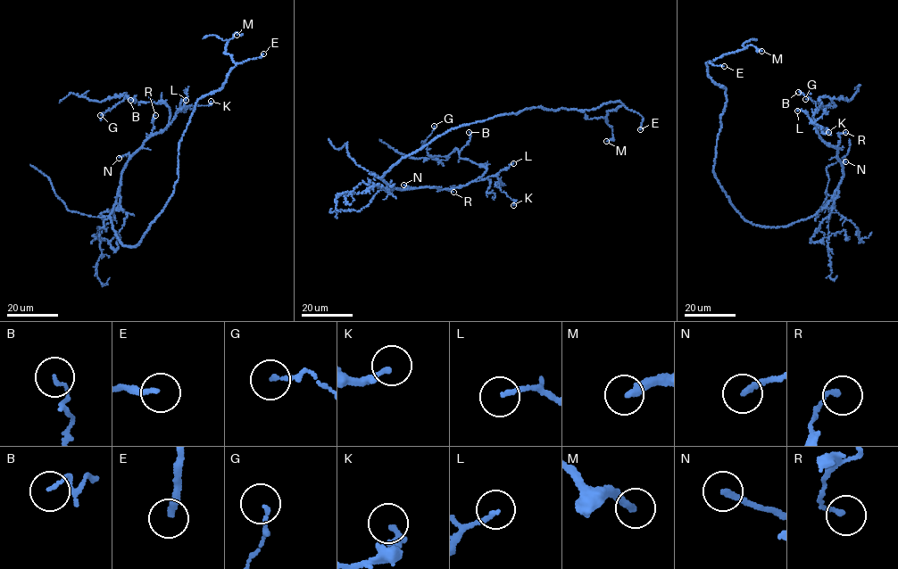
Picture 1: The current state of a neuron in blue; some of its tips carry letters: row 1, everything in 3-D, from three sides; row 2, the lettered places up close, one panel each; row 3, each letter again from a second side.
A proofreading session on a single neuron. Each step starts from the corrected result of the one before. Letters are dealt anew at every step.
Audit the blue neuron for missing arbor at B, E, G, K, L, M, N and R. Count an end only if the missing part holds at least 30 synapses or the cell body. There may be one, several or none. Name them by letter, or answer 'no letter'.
E, M

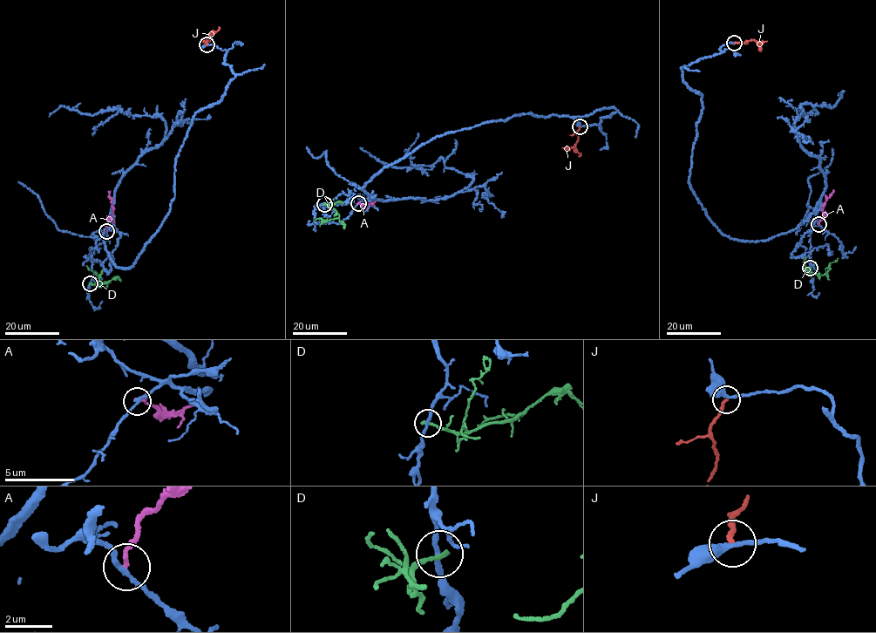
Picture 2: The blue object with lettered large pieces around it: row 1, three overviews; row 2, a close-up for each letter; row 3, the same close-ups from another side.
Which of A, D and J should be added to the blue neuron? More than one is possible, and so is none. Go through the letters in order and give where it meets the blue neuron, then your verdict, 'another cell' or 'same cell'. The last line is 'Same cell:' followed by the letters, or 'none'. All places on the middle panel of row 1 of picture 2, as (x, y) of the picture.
A: contact (358, 203); another cell
D: contact (324, 204); another cell
J: contact (580, 126); same cell
Same cell: J

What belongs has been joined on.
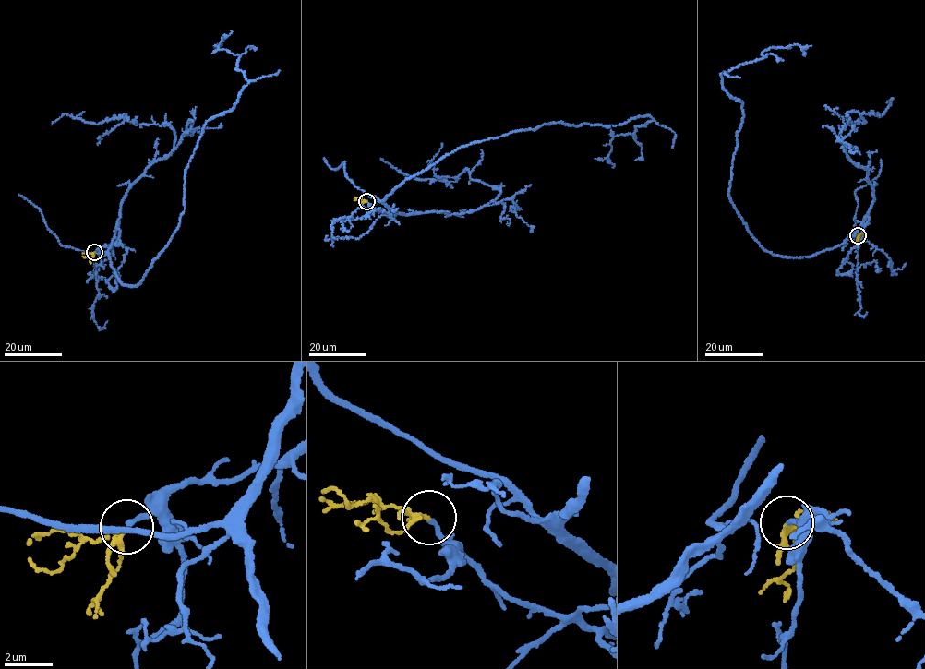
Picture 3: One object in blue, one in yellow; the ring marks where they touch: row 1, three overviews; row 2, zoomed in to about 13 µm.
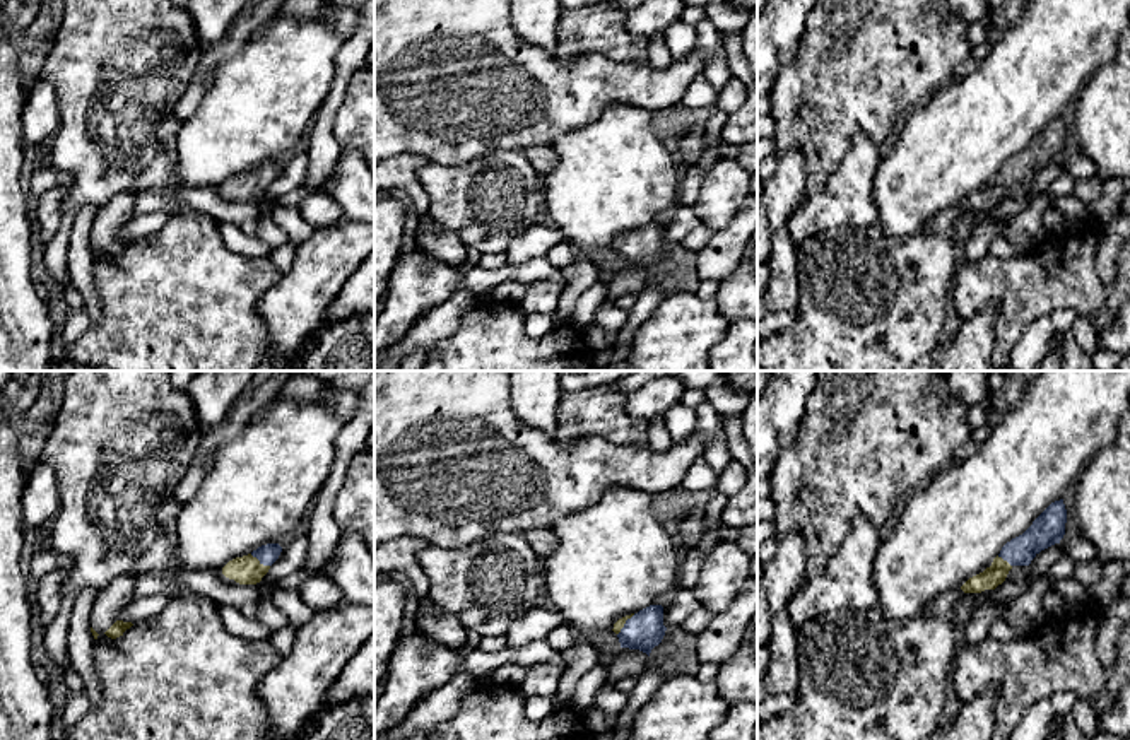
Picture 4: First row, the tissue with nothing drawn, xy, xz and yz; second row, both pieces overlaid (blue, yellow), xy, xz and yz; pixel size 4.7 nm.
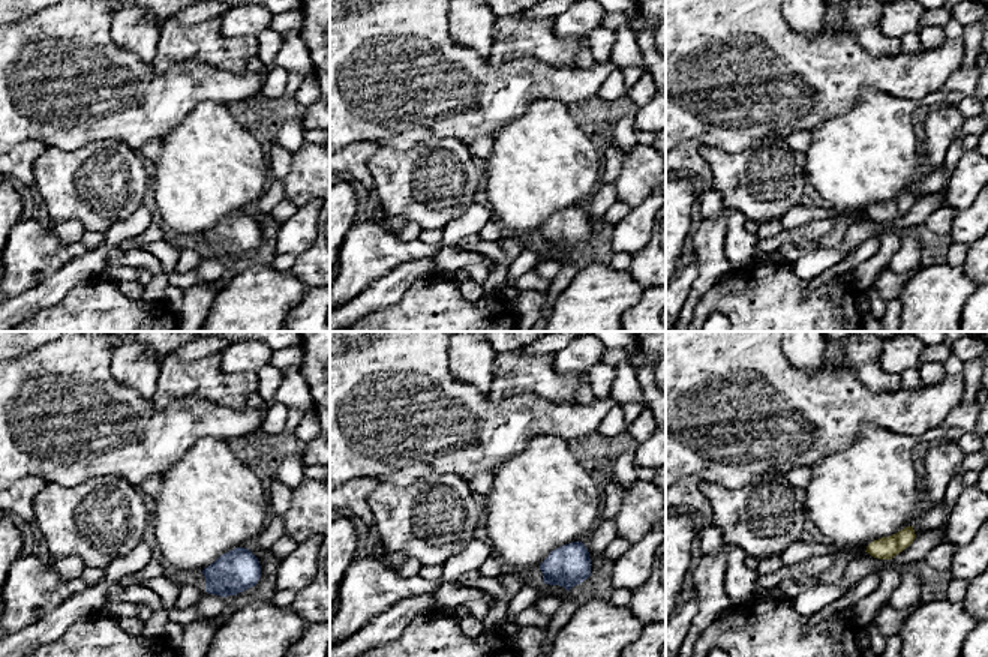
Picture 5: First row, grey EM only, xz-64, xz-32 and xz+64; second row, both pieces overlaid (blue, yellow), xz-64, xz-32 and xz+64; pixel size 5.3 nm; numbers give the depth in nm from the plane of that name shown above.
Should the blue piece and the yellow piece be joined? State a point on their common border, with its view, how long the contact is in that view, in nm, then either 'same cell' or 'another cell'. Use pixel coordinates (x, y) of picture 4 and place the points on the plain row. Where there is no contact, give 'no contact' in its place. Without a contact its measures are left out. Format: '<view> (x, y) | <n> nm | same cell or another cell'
xy (260, 178) | 110 nm | same cell

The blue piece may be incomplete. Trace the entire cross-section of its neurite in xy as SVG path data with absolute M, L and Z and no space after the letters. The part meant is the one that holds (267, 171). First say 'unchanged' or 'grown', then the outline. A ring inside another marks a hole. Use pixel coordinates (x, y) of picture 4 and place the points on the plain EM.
grown; M279 161L262 162L248 173L229 178L222 185L222 191L239 202L256 202L279 176L280 169L282 164Z

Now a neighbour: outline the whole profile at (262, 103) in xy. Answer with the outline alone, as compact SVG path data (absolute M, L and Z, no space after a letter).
M284 17L217 65L210 89L176 133L183 186L222 185L306 140L345 38L323 19Z

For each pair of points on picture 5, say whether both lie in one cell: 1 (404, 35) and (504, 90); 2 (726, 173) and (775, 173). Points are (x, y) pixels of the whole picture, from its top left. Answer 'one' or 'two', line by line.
1: one
2: one

